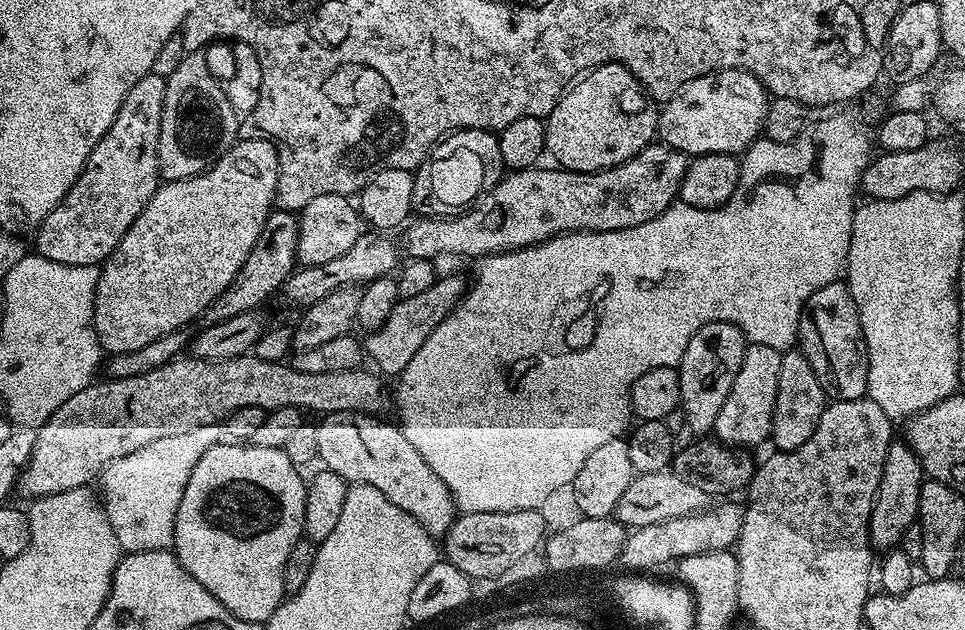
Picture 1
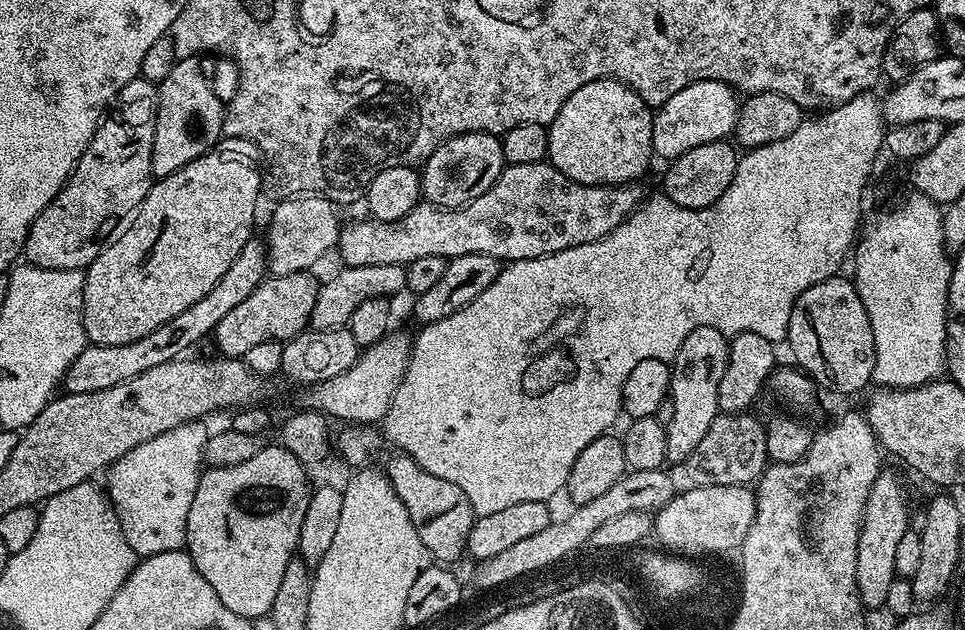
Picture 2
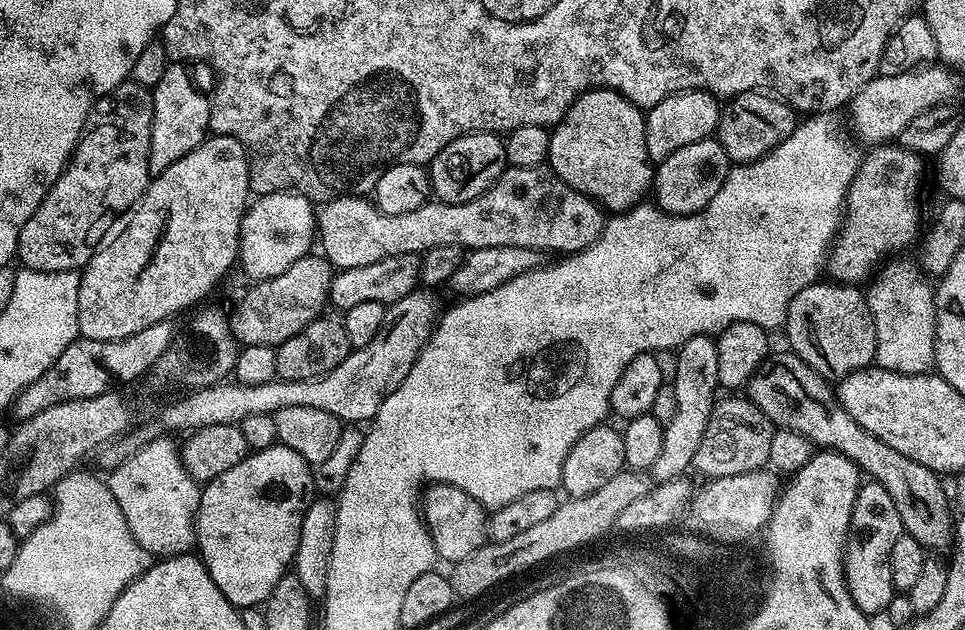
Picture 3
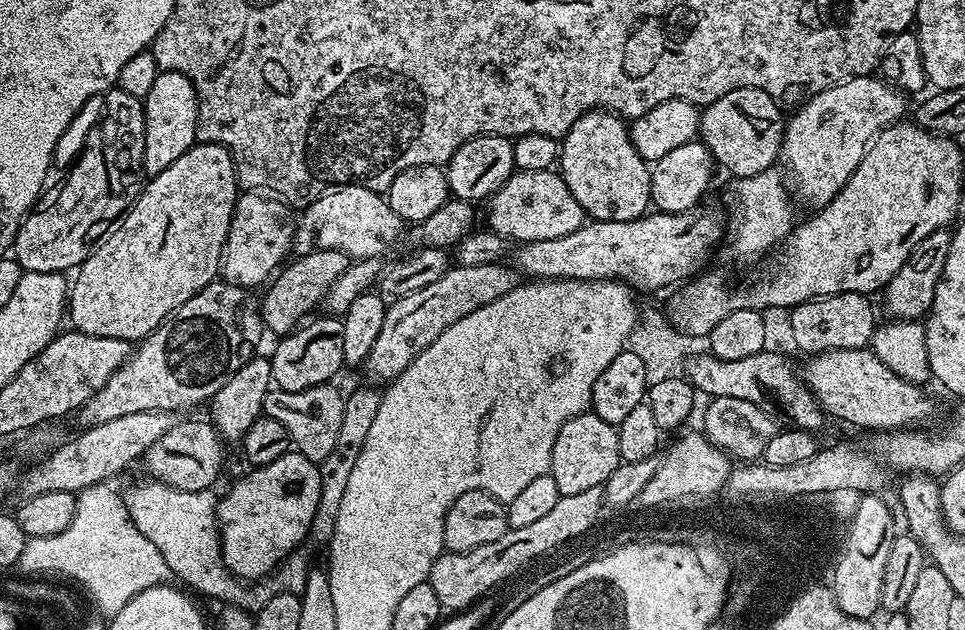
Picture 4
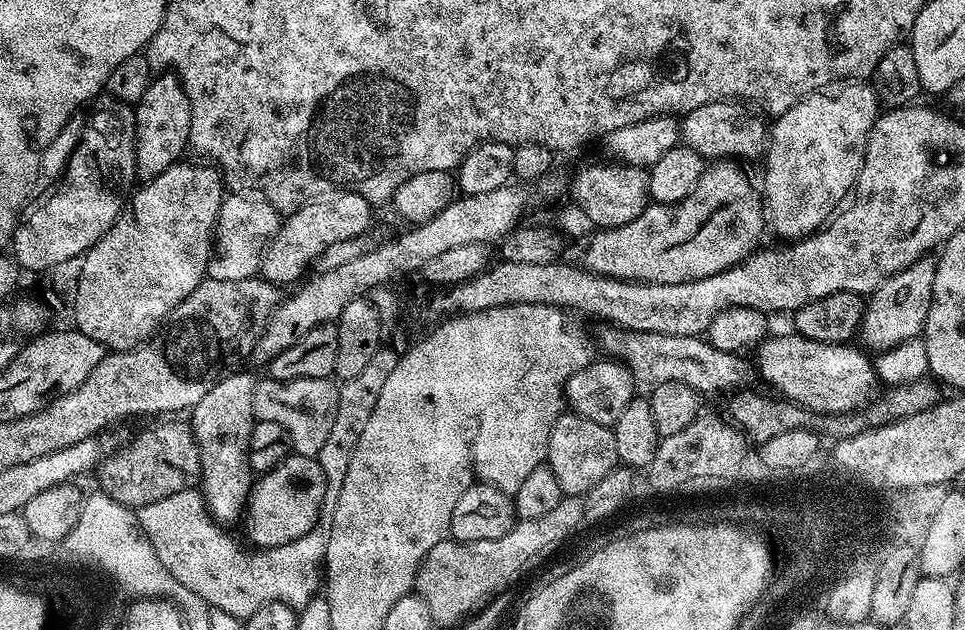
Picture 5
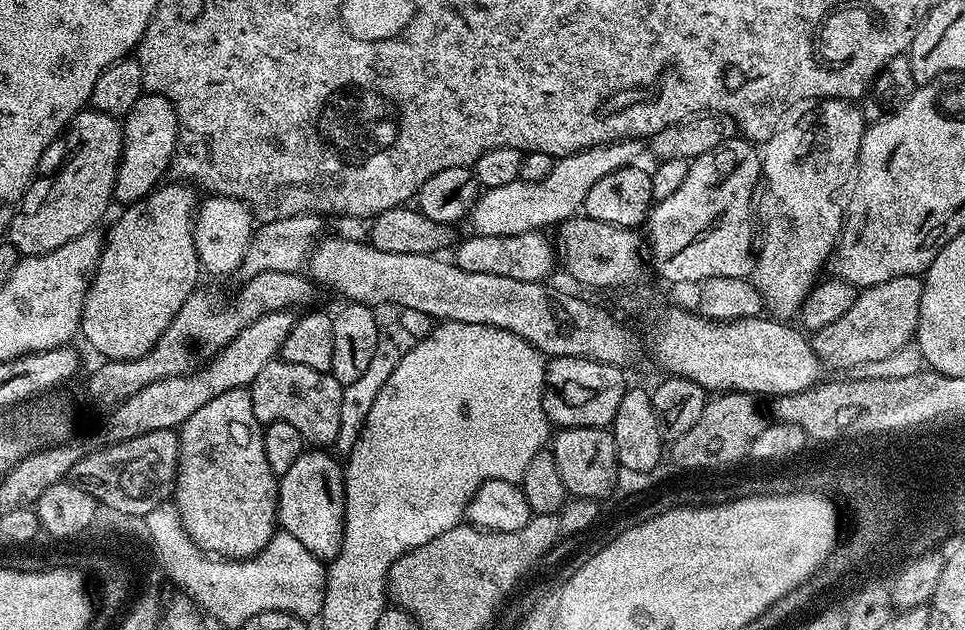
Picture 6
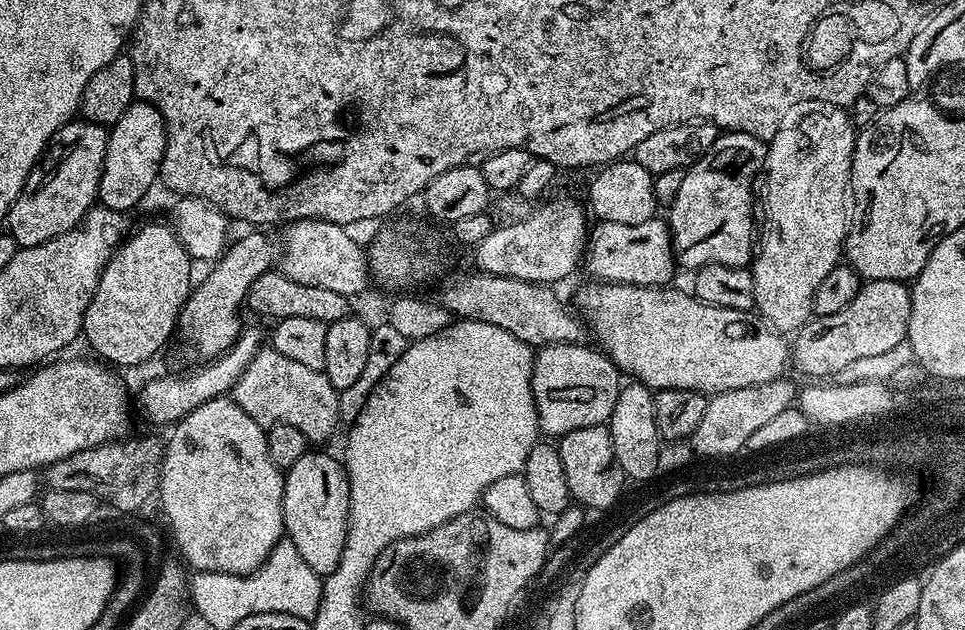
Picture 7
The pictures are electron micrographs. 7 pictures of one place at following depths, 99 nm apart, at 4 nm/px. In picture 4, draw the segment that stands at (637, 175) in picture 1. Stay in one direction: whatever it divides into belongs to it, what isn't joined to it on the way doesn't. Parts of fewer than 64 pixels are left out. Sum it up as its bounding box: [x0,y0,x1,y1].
[294,170,586,261]

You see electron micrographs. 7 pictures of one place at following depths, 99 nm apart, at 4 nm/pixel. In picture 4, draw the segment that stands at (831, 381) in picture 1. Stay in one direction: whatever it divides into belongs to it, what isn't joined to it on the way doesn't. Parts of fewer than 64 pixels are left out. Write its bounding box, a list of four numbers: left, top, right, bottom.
[788,292,878,354]

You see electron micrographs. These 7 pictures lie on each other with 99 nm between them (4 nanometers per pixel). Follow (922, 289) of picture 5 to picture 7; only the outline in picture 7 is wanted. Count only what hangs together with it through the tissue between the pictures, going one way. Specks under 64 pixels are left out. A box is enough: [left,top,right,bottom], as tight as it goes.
[790,280,910,378]

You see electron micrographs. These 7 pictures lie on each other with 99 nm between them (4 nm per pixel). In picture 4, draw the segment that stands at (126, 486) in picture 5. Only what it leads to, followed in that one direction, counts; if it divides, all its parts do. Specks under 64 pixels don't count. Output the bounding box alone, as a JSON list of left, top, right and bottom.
[142,419,225,492]

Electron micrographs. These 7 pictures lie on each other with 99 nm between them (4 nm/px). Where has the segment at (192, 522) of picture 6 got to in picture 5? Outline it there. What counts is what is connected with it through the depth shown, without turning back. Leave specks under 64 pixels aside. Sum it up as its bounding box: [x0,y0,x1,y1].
[190,370,256,526]

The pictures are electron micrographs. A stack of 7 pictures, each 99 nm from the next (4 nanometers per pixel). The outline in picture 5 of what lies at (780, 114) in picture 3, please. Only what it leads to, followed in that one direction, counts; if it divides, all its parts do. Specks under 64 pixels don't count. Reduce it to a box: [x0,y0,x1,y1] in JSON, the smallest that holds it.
[679,100,766,162]

